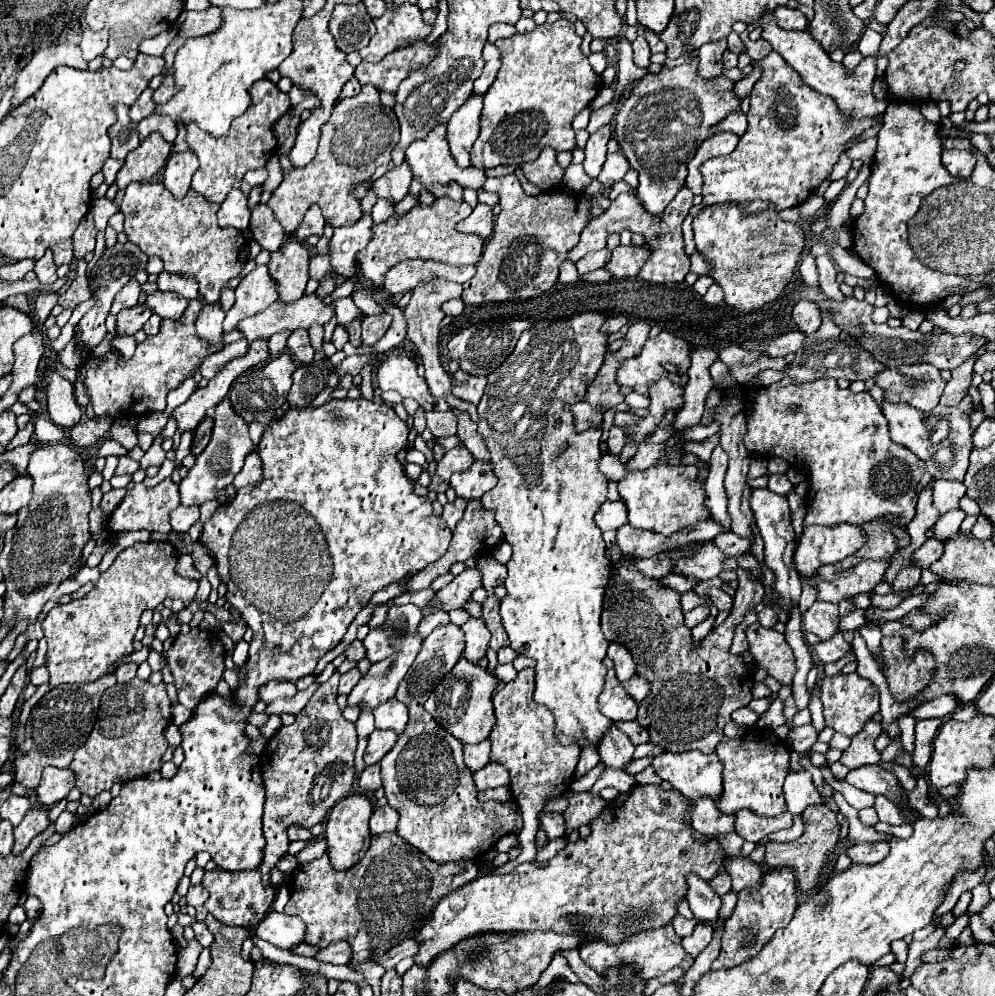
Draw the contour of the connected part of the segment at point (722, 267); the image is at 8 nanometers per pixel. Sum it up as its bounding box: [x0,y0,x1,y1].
[693,200,805,314]

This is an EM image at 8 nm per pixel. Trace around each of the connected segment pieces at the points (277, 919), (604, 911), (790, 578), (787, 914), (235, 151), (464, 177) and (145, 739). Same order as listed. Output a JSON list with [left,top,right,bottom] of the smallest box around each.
[[255,912,305,950],[415,786,725,968],[751,488,801,616],[711,868,797,970],[187,78,291,204],[407,124,487,190],[69,678,171,798]]

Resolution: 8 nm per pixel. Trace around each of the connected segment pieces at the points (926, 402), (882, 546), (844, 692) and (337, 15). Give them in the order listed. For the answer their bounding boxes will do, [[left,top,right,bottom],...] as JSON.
[[875,364,945,412],[817,520,897,576],[821,672,879,738],[329,4,375,54]]

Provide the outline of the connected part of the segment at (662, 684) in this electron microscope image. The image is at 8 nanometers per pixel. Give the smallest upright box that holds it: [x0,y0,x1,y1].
[601,556,765,754]

